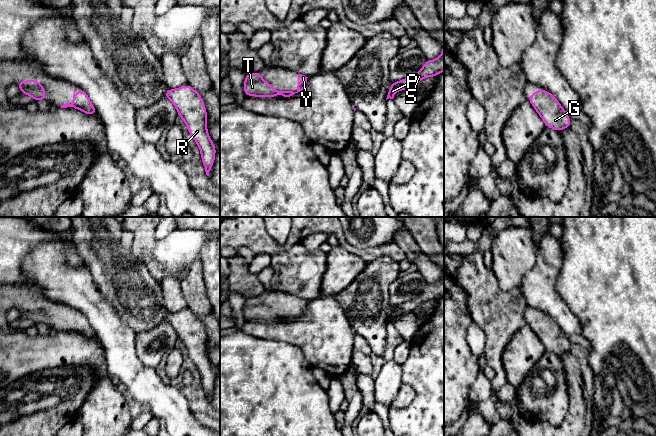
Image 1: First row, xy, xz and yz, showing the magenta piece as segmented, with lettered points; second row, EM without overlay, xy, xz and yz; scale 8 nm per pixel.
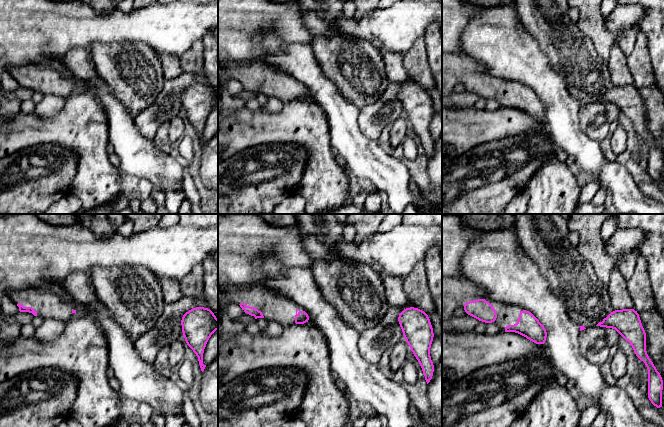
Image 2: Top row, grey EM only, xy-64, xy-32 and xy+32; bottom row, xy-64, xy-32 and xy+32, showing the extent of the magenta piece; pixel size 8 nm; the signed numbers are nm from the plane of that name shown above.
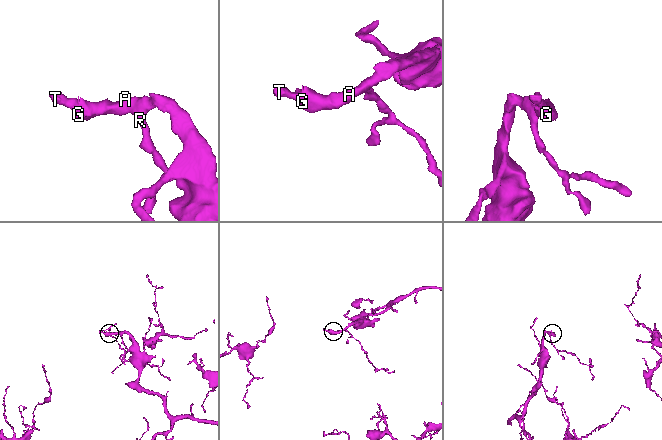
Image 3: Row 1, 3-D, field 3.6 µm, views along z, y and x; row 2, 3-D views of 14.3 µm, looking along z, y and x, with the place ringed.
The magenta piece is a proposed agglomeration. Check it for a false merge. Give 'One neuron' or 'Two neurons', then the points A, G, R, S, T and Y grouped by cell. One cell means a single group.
One neuron. Groups: A G R S T Y

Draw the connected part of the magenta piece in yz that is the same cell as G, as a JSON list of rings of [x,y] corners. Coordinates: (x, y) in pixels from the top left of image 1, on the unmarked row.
[[[536,313],[535,318],[529,318],[527,322],[543,343],[545,351],[552,352],[558,356],[570,351],[572,343],[550,316],[544,313]]]

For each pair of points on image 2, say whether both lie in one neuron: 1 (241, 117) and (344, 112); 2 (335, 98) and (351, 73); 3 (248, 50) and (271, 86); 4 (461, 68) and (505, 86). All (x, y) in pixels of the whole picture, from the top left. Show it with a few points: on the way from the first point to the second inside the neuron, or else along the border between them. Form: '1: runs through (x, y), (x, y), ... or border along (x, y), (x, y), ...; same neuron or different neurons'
1: border along (310, 95), (325, 115), (330, 136); different neurons
2: border along (324, 74), (356, 108); different neurons
3: border along (264, 59), (231, 62); different neurons
4: runs through (472, 75), (486, 86), (494, 86); same neuron

